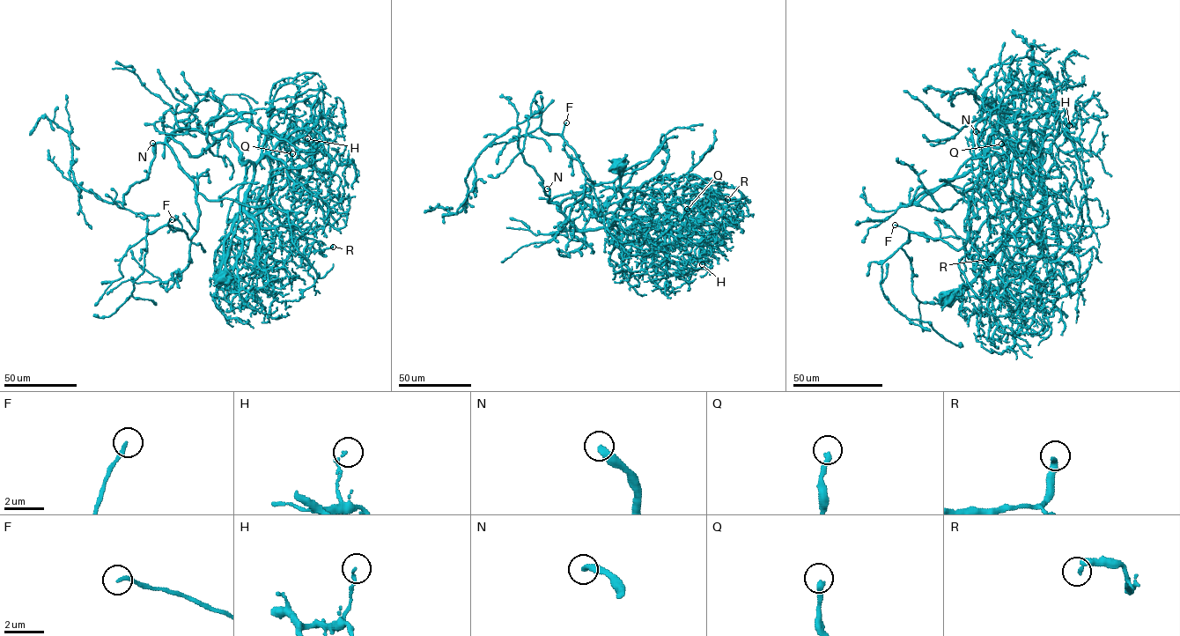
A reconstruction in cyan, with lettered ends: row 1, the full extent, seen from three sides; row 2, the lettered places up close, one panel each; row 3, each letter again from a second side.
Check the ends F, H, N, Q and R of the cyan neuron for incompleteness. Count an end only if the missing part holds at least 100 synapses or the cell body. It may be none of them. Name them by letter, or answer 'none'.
N

